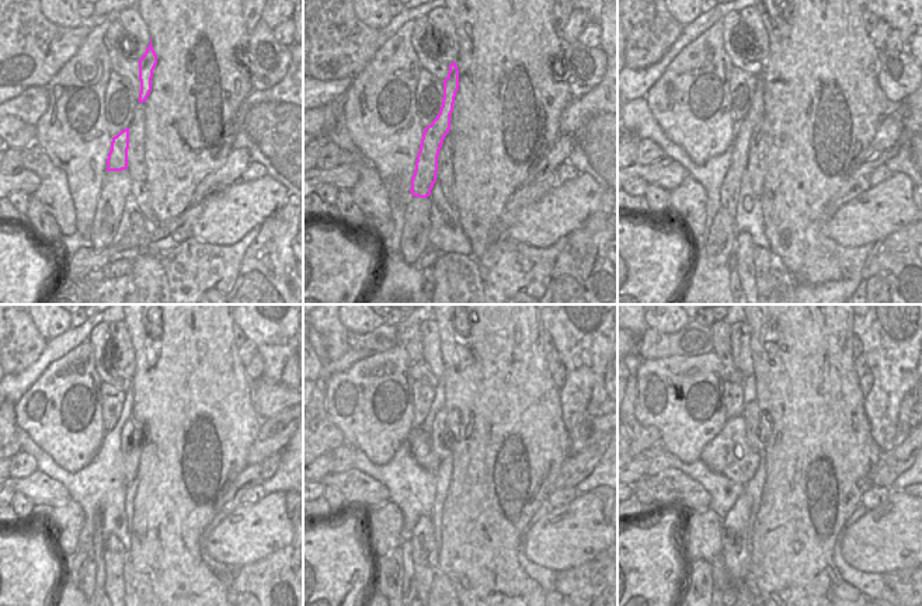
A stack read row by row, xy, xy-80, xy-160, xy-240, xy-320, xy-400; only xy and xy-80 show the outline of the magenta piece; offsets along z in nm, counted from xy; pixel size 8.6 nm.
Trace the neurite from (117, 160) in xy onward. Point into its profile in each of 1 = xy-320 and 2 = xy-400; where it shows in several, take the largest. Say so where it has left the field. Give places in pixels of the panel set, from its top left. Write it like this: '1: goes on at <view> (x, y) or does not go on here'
1: goes on at xy-320 (409, 580)
2: goes on at xy-400 (720, 578)

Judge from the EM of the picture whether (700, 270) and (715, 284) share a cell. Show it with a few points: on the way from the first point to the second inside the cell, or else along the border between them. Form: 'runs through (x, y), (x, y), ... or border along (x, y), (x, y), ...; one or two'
runs through (703, 272), (712, 281); one

